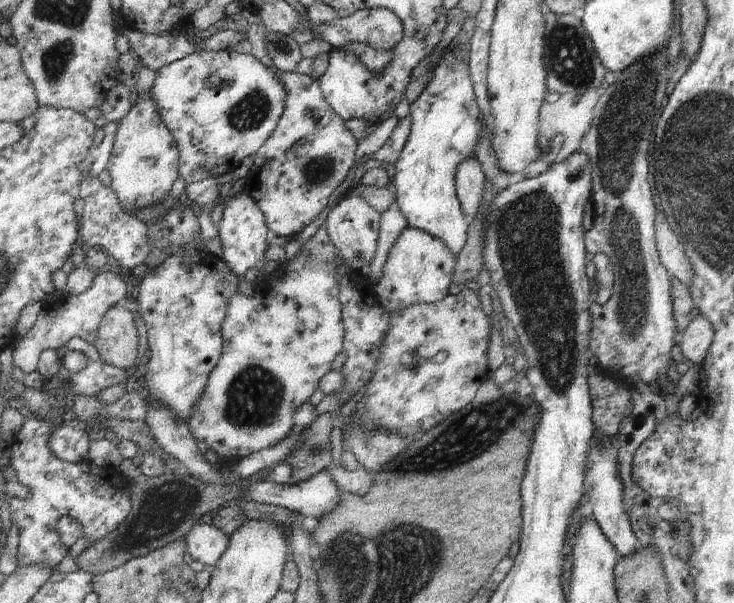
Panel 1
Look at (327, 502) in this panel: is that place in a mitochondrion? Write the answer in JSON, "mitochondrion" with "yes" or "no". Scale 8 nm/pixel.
{"mitochondrion":"no"}

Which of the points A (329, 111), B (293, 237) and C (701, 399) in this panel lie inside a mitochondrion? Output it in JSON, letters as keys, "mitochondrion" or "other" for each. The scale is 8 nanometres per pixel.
{"A":"other","B":"other","C":"other"}

